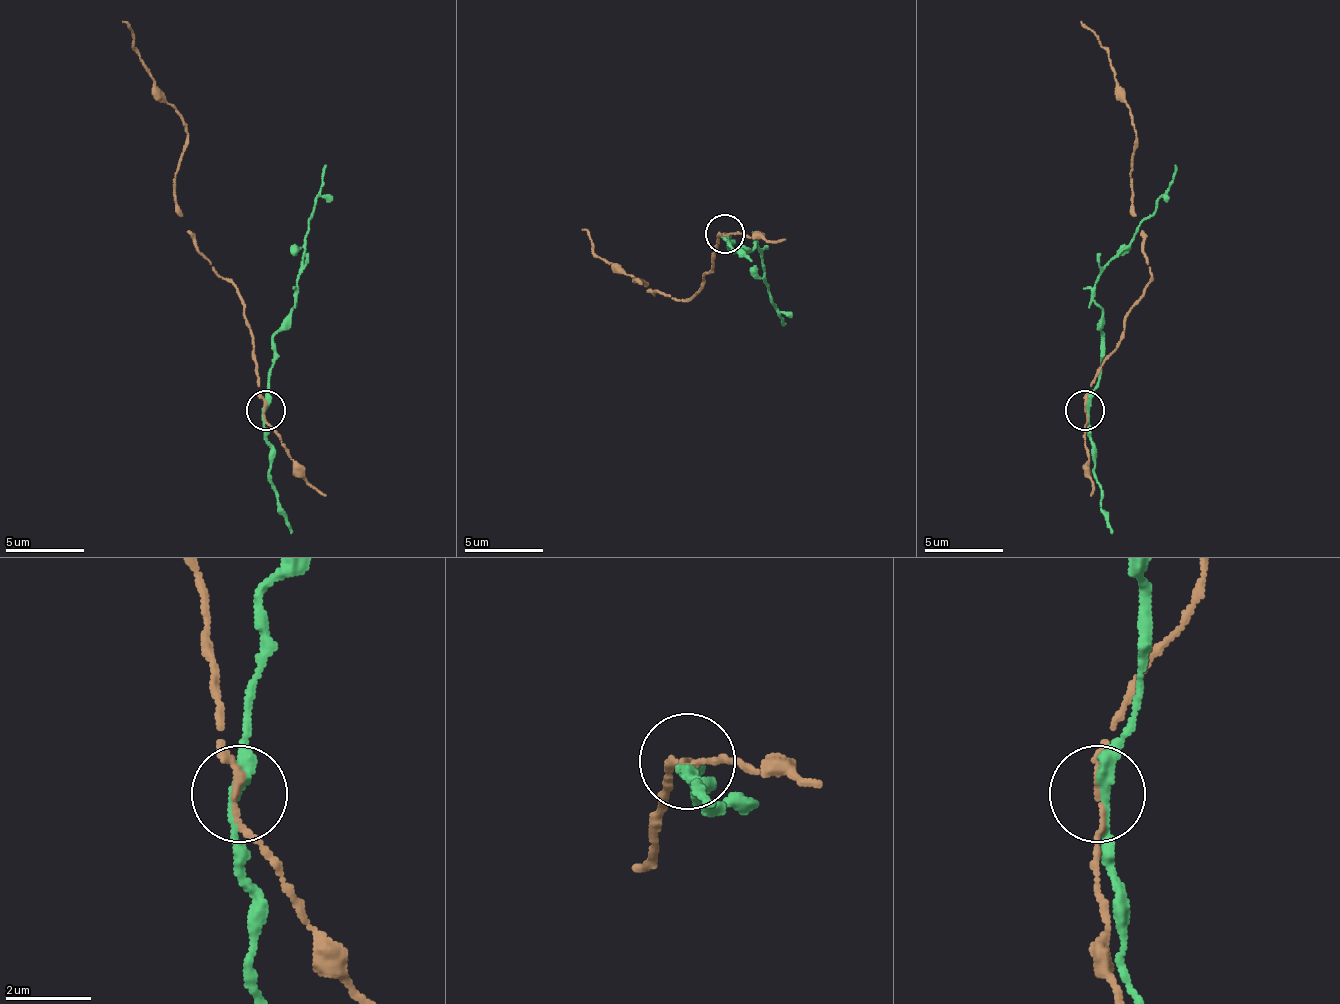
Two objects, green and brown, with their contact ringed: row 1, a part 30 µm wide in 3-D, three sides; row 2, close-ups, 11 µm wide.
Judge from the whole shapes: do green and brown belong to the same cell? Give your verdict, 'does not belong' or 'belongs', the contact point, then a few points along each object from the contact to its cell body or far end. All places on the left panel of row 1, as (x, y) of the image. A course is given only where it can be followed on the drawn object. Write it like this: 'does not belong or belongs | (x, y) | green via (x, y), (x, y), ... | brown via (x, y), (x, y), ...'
does not belong | (265, 410) | green via (264, 409), (272, 370), (272, 334), (292, 311), (296, 283), (327, 166) | brown via (264, 409), (245, 299), (198, 248), (174, 197), (178, 162), (186, 142), (182, 115), (139, 52), (123, 21)

